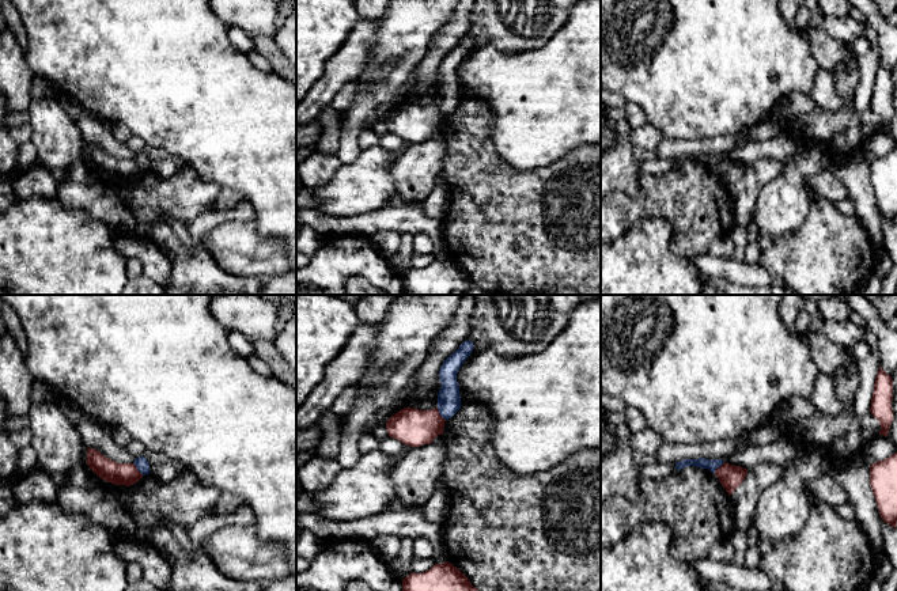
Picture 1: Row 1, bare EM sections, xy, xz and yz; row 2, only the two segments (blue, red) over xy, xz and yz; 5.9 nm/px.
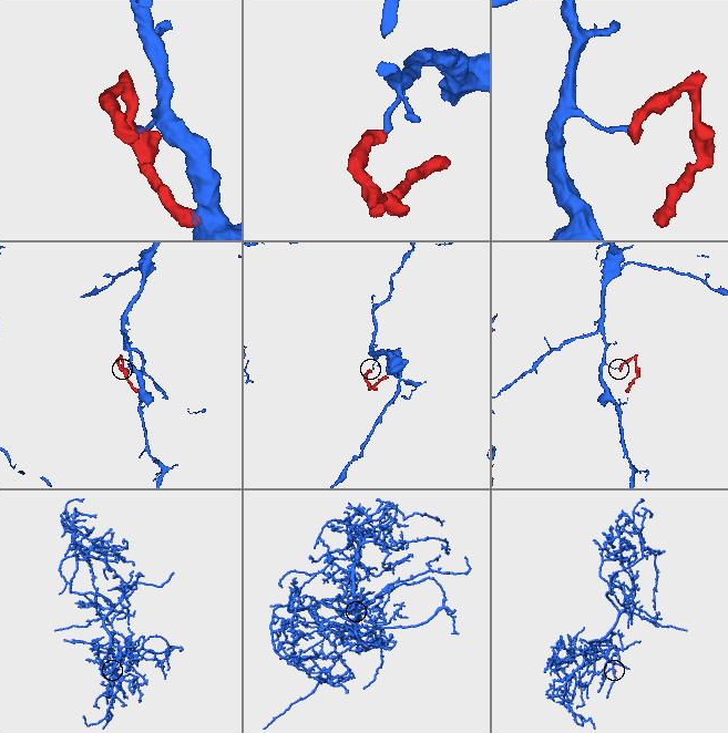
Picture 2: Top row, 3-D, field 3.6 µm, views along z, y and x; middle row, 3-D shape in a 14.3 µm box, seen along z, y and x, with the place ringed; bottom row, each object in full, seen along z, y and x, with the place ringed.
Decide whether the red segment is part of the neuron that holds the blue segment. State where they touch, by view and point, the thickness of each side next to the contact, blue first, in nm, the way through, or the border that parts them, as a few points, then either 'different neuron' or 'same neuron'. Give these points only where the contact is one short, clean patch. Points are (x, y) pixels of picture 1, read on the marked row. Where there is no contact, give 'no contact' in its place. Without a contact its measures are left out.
contact xy (137, 469); calibres 80 and 130 nm; border xy (133, 462), (143, 474); different neuron

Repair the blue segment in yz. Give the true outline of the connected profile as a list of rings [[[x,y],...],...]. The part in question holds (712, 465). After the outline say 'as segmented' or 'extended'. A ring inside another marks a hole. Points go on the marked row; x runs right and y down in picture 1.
[[[699,458],[699,459],[684,459],[681,462],[675,462],[675,469],[681,470],[686,466],[696,466],[696,467],[701,467],[701,469],[708,469],[712,473],[716,471],[718,467],[720,467],[723,465],[722,459],[705,459],[705,458]]] | as segmented

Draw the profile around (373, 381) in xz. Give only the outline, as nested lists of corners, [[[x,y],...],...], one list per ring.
[[[382,372],[379,375],[364,376],[356,384],[356,390],[359,390],[359,391],[367,391],[367,390],[371,390],[372,387],[376,387],[376,386],[382,384],[385,382],[385,379],[386,379],[386,374],[387,372]]]

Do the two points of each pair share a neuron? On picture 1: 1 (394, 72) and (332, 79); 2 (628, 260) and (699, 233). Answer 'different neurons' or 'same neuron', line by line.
1: different neurons
2: different neurons

